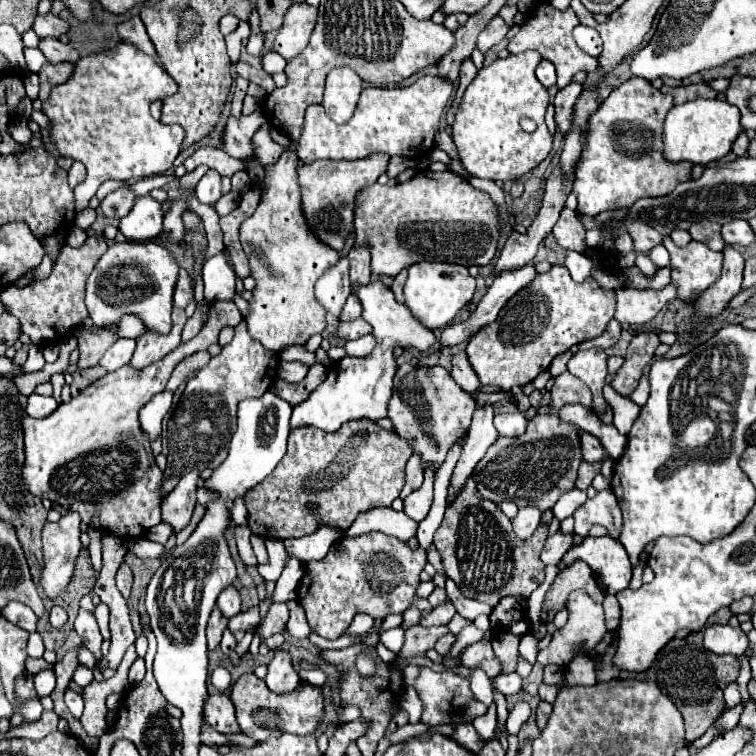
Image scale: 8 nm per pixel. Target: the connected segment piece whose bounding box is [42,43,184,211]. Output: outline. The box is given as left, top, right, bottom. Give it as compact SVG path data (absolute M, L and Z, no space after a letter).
M126 43L80 59L74 75L64 85L54 87L42 109L52 121L52 141L62 155L82 161L88 171L86 181L74 189L76 211L84 211L96 189L108 179L142 179L172 167L182 149L184 129L152 119L150 103L176 91L178 83L158 67L154 57Z

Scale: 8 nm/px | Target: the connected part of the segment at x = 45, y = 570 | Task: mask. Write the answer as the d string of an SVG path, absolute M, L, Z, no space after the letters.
M66 513L58 523L46 523L42 529L42 571L40 571L40 587L44 589L46 597L54 601L60 597L60 593L68 587L74 567L76 567L76 557L82 549L80 543L80 515L78 513Z

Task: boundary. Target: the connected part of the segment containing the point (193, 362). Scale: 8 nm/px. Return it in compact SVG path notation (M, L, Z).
M198 351L198 353L194 353L194 355L186 357L186 359L184 359L182 363L178 363L178 367L172 371L172 377L170 377L166 389L176 391L178 385L180 385L186 377L190 377L194 371L202 369L208 361L210 361L210 353L208 353L208 351Z

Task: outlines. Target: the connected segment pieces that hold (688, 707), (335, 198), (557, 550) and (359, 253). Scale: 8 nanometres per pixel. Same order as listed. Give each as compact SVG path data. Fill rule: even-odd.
M704 631L690 633L684 639L672 639L658 651L652 667L642 673L646 681L658 683L658 687L680 709L680 713L684 717L684 725L686 725L688 743L702 737L708 731L708 727L722 715L722 711L724 711L722 691L740 673L740 659L736 655L722 655L722 657L714 655L712 651L704 649L700 637L704 637Z
M370 155L370 159L360 159L354 163L334 163L318 161L298 167L298 179L302 189L302 213L310 231L328 247L342 251L346 239L354 229L354 195L358 189L376 183L376 179L386 173L386 155Z
M558 531L556 535L546 539L546 545L544 545L540 557L542 557L544 565L558 565L570 547L572 547L572 535L564 535Z
M352 247L348 251L348 261L350 261L350 283L352 285L368 285L372 279L368 249L354 249Z

